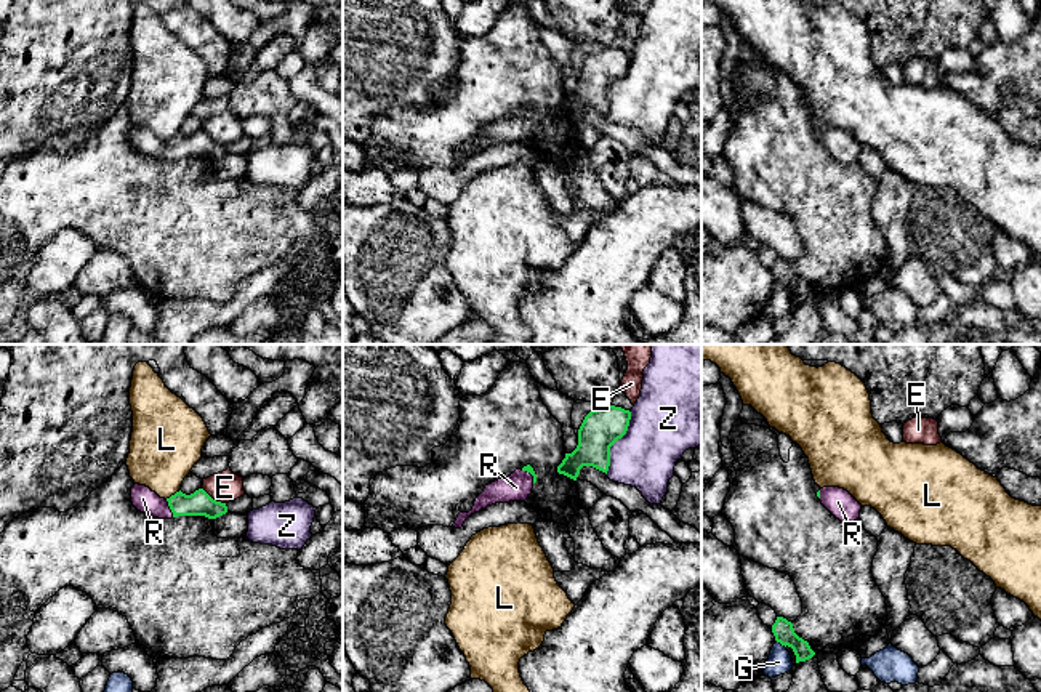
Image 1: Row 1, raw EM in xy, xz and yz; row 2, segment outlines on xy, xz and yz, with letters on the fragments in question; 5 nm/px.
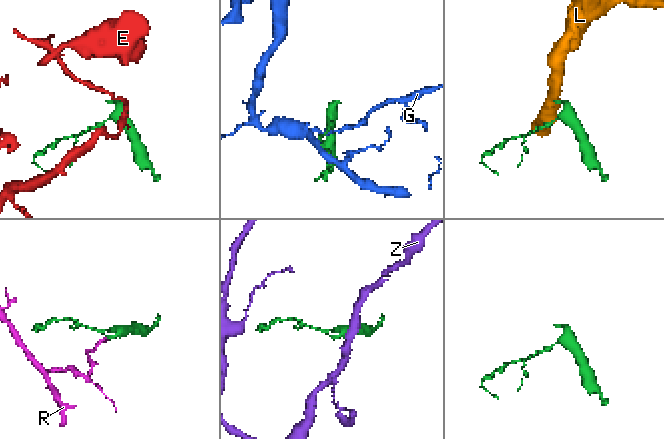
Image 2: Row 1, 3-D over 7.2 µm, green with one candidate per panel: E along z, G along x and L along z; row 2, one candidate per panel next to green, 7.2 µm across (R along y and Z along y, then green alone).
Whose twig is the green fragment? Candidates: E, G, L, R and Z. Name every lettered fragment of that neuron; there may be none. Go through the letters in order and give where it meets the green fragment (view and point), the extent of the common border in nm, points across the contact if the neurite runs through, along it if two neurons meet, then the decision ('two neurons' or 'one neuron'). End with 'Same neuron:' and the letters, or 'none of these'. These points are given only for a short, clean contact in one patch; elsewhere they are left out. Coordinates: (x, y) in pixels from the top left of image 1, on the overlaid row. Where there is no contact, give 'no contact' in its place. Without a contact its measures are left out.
E: meets green in xy at (212, 498); contact 150 nm long; two neurons
G: meets green in yz at (780, 643); contact 70 nm long; two neurons
L: meets green in xy at (172, 495); contact 90 nm long; border along xy (180, 490), (165, 498); two neurons
R: meets green in xy at (170, 508); contact 100 nm long; runs through xy (199, 503), (170, 508), (154, 506), (143, 498); one neuron
Z: meets green in xz at (615, 441); contact 340 nm long; border along xz (630, 410), (628, 430), (610, 447), (610, 465), (606, 473); two neurons
Same neuron: R

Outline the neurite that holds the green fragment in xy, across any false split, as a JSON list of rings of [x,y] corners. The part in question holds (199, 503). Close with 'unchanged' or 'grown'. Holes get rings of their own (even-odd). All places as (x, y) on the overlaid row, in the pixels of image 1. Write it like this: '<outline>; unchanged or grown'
[[[135,484],[130,495],[138,511],[159,519],[178,516],[205,516],[208,519],[216,519],[227,513],[226,503],[213,500],[203,489],[191,495],[179,490],[165,500],[149,487]]]; grown

